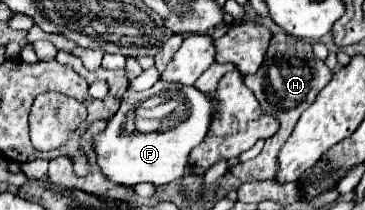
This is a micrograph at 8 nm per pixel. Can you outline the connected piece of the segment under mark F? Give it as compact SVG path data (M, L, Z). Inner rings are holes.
M159 79L151 89L141 93L129 93L123 97L119 111L111 117L107 129L97 135L95 139L95 151L97 151L97 163L105 177L119 185L137 185L137 183L153 183L157 187L167 185L171 181L177 181L185 175L185 169L189 165L189 153L193 147L197 147L203 137L207 135L211 121L217 113L219 101L211 97L211 93L199 91L197 87L187 87L179 83L167 83ZM159 103L173 103L173 111L165 115L171 125L169 129L157 129L151 133L141 133L139 127L133 131L127 131L127 119L129 113L135 115L139 107L155 107Z

